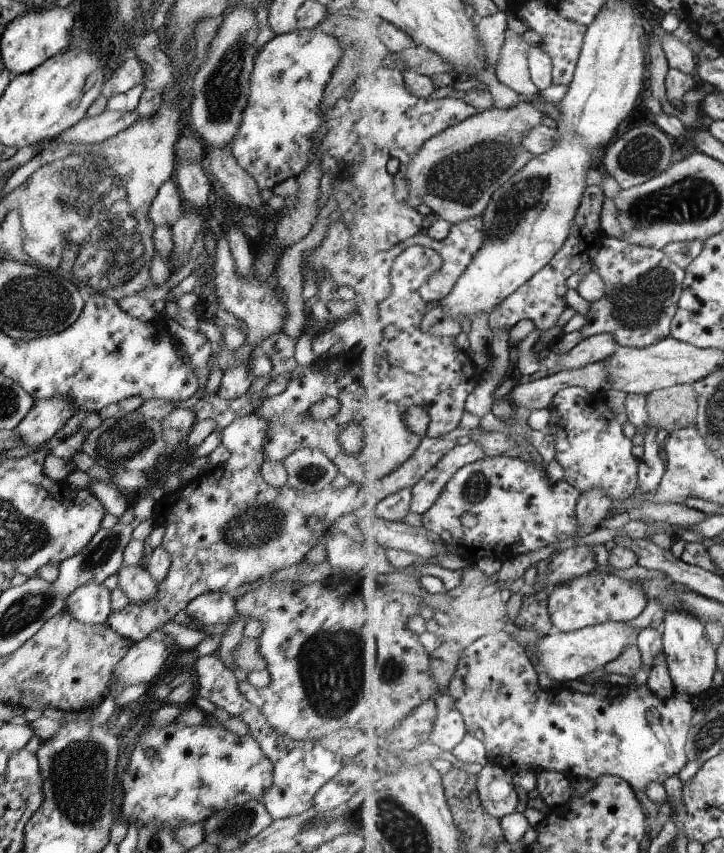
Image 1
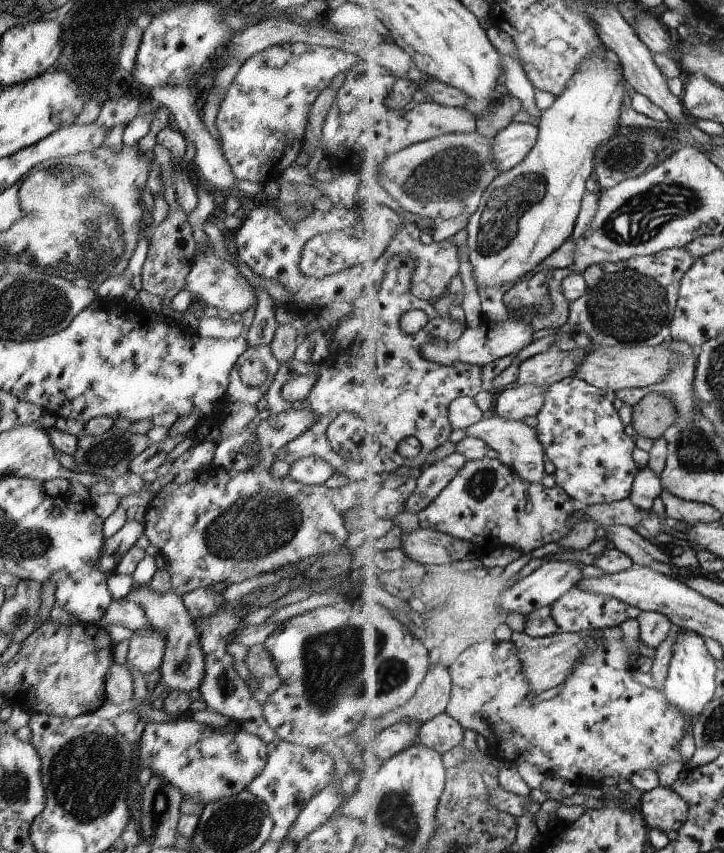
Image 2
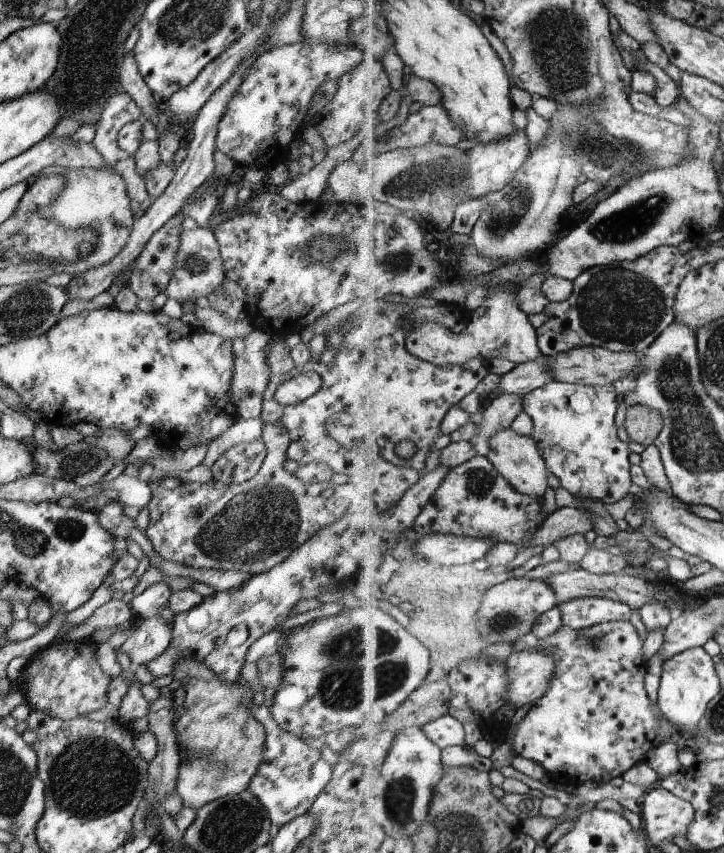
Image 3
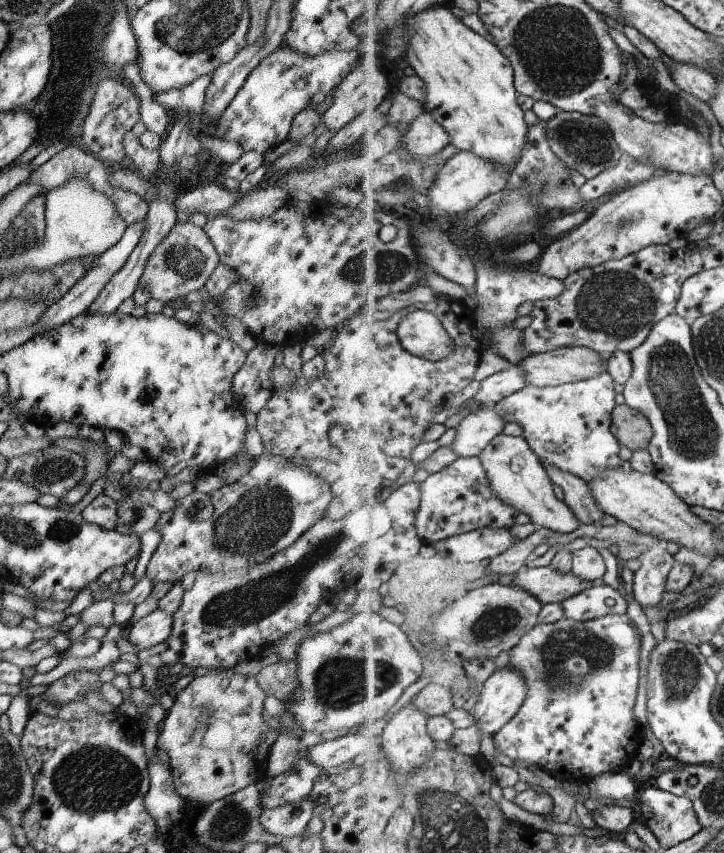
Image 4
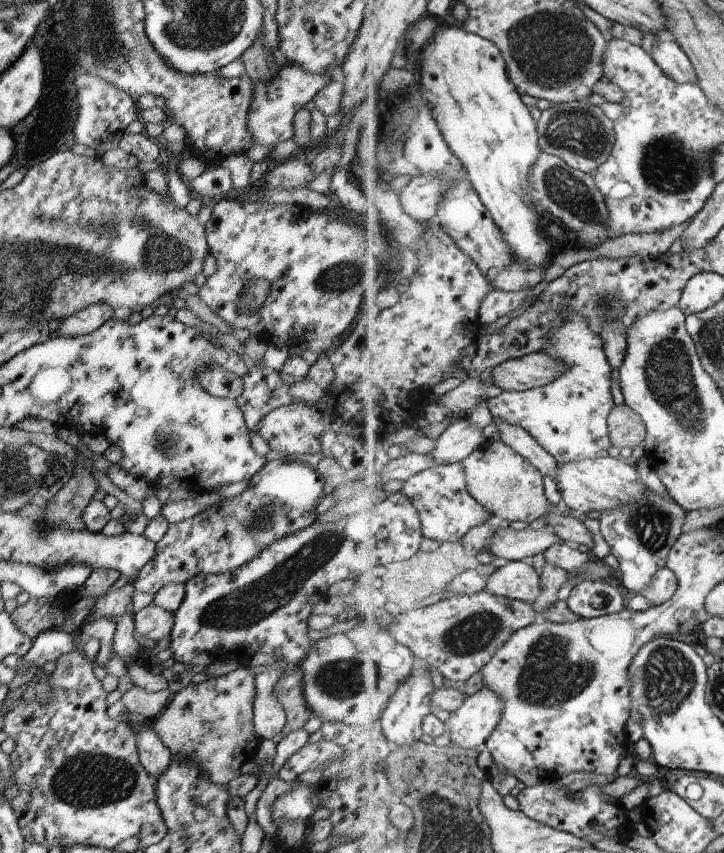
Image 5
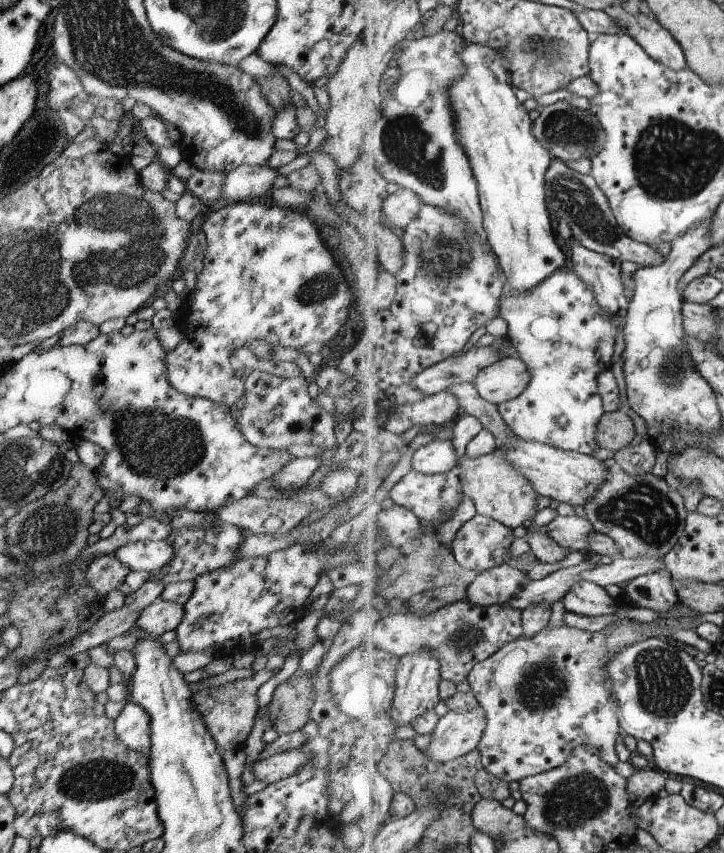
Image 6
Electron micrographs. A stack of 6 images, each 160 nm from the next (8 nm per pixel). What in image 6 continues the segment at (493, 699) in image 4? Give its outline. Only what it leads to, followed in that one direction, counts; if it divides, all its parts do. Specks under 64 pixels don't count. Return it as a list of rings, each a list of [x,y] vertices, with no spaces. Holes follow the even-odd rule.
[[[481,706],[467,712],[448,711],[439,719],[425,752],[441,762],[459,759],[478,748],[487,721]]]

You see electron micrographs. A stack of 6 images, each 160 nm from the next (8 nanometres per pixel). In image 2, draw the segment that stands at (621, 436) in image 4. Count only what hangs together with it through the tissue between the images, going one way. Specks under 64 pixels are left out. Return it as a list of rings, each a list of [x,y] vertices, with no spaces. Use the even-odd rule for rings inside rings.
[[[647,391],[647,395],[633,407],[631,426],[637,435],[657,440],[665,437],[679,419],[673,400],[659,391]]]

